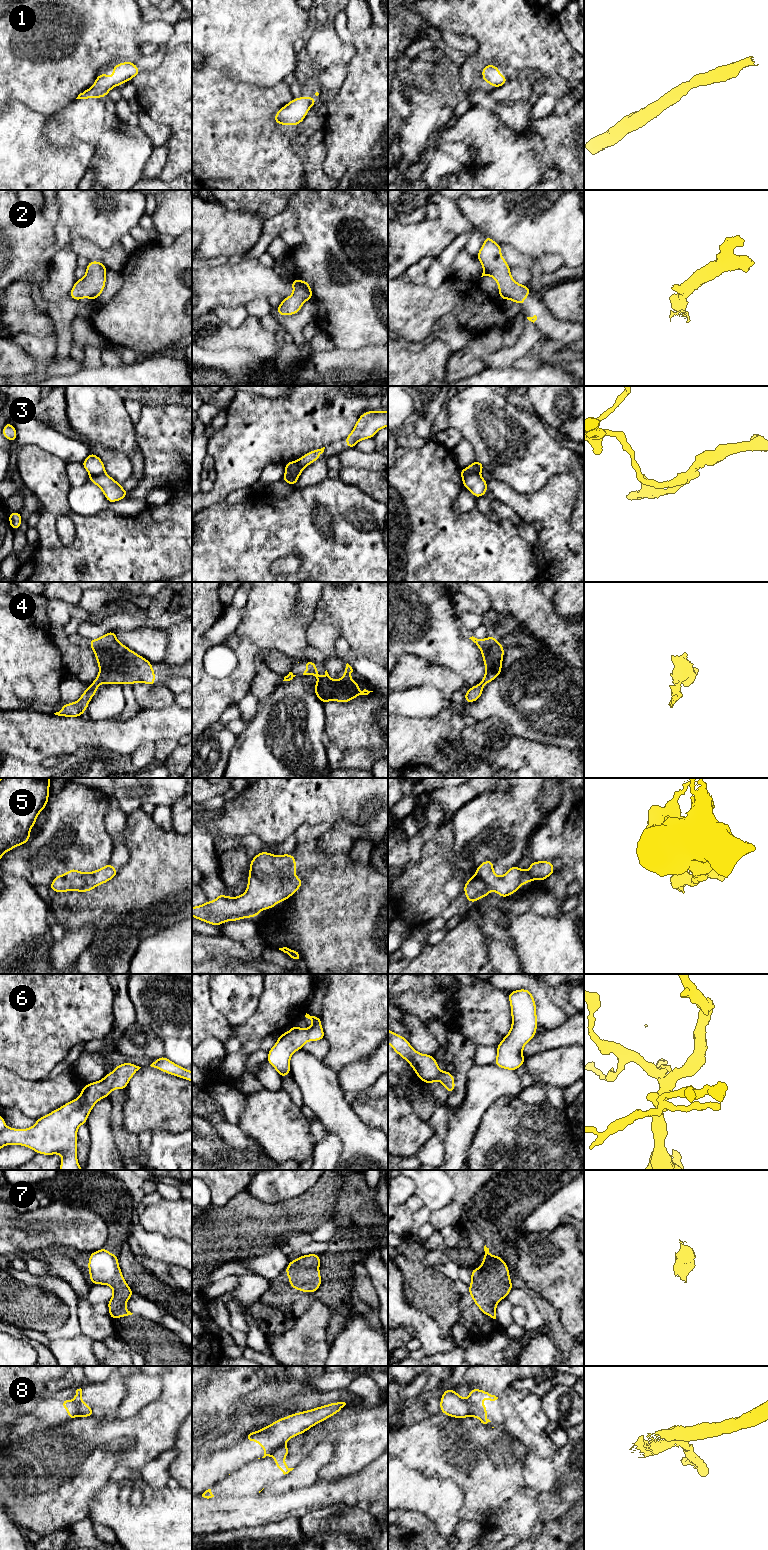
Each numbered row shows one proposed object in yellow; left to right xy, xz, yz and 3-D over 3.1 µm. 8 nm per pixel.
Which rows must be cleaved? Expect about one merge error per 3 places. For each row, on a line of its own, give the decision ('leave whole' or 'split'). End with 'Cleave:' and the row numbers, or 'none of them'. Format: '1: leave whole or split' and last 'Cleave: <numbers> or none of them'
1: leave whole
2: leave whole
3: split
4: leave whole
5: leave whole
6: leave whole
7: leave whole
8: split
Cleave: 3, 8

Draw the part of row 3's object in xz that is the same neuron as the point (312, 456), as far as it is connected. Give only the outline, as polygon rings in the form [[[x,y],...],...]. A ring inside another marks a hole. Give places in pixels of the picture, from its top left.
[[[325,447],[321,448],[321,449],[317,449],[317,450],[313,450],[310,451],[308,453],[306,453],[305,455],[303,455],[302,457],[300,457],[297,460],[297,463],[299,465],[299,470],[298,472],[295,474],[295,477],[299,478],[300,474],[302,473],[302,471],[311,463],[319,460],[319,456],[324,452]]]

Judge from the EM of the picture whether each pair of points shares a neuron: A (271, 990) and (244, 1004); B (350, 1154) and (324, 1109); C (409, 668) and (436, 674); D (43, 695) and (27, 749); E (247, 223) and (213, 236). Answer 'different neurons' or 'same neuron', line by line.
A: different neurons
B: same neuron
C: same neuron
D: different neurons
E: same neuron

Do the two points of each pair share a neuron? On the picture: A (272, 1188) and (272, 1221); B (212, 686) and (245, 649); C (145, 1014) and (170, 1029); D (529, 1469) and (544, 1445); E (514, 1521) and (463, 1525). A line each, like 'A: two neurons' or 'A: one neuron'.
A: two neurons
B: one neuron
C: one neuron
D: two neurons
E: two neurons

